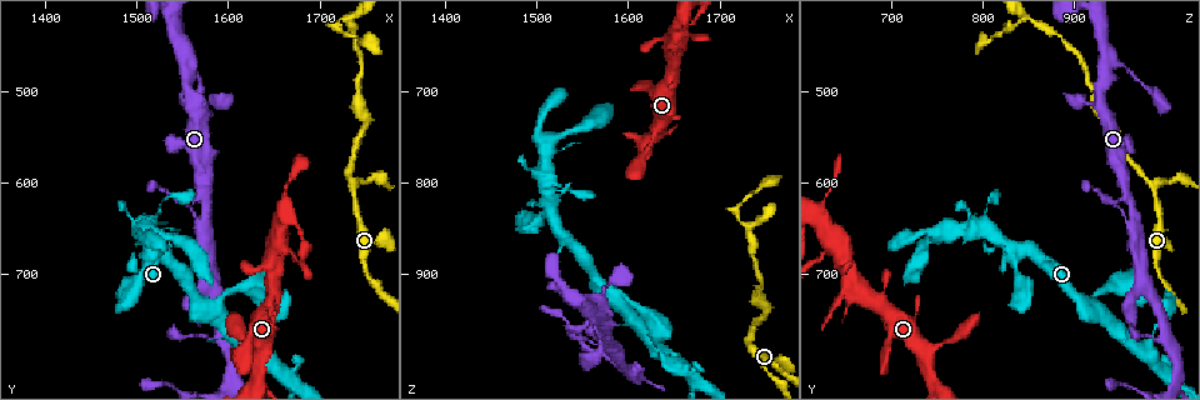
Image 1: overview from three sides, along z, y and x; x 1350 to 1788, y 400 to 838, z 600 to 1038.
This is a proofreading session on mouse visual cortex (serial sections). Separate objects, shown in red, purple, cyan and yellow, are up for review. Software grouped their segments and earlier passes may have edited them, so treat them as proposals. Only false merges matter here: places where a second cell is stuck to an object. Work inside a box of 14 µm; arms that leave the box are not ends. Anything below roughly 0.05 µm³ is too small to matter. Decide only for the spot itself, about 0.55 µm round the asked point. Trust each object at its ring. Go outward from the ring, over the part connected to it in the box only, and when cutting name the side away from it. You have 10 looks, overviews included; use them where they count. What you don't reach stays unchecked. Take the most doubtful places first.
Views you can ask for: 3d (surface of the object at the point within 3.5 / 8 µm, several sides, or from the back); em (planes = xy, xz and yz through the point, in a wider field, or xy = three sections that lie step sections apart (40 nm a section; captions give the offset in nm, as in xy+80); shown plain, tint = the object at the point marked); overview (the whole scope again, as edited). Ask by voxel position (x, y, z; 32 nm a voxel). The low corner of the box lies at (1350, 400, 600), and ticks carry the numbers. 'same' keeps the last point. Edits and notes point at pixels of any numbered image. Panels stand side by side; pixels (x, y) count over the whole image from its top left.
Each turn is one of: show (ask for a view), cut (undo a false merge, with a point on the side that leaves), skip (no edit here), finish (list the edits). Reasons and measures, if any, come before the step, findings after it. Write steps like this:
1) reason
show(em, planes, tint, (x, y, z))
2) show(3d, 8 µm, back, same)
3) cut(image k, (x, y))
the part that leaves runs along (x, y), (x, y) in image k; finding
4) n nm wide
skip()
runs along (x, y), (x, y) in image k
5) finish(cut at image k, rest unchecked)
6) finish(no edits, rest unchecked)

branch point
show(3d, 3.5 µm, (1575, 640, 965))

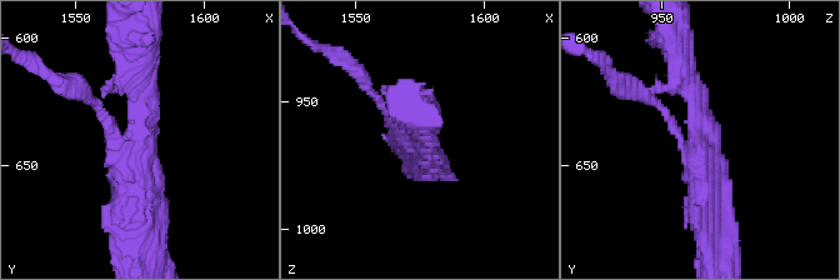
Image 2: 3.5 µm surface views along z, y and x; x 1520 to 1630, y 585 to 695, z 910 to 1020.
show(em, xy, step 5, tint, (1575, 641, 966))

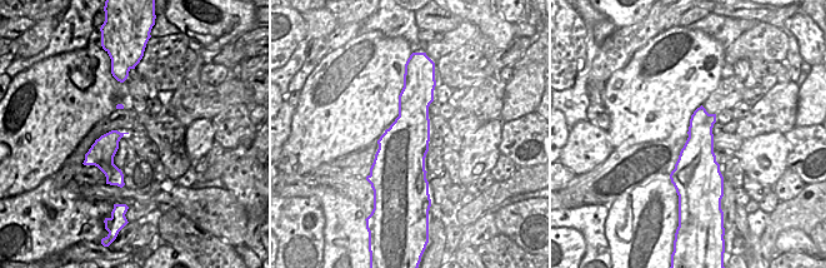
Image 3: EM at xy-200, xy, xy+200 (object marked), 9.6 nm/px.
3 arms; arms of 150, 250, 400 nm
skip()
runs along (679, 61), (701, 119), (710, 226) in image 2; one cell here

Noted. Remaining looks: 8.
side arm on a straight run
show(3d, 3.5 µm, (1740, 605, 990))

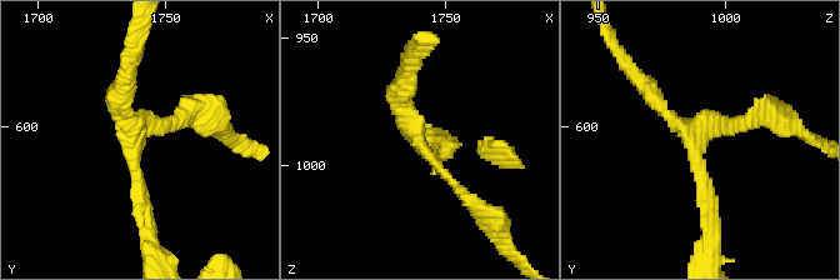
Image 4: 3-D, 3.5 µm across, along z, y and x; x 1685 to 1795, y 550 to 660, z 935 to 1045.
3 arms; arms of 150, 200, 200 nm
show(em, xy, step 2, tint, (1738, 607, 988))

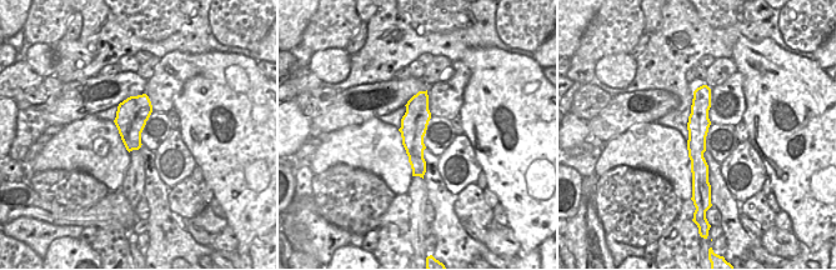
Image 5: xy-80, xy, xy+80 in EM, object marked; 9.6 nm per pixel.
show(em, xy, step 1, tint, same)

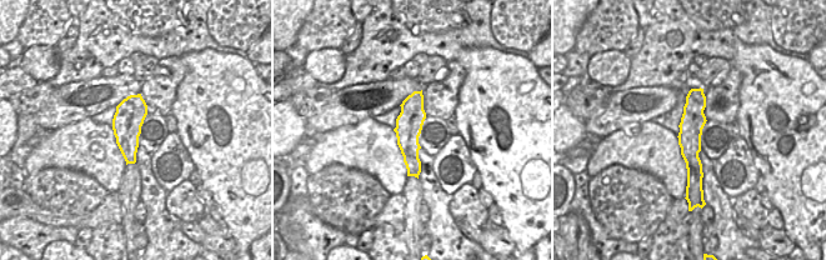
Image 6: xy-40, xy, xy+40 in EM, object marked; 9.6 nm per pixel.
260 nm wide
skip()
runs along (694, 91), (691, 159), (699, 184) in image 6; one cell here

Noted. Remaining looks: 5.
thin arm on a thick one
show(3d, 3.5 µm, back, (1530, 680, 860))

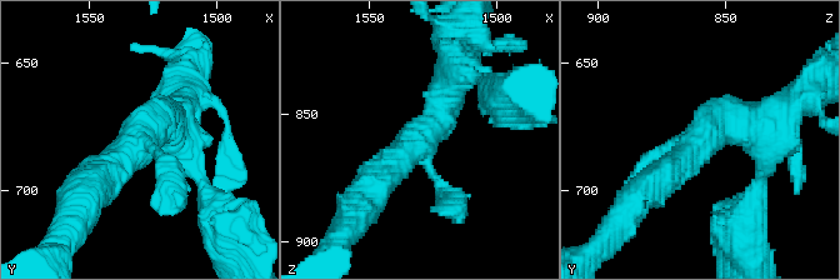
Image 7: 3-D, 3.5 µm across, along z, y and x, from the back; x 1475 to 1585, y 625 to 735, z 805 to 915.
3 arms; arms of 200, 400, 450 nm
show(em, xy, step 1, tint, (1529, 677, 858))

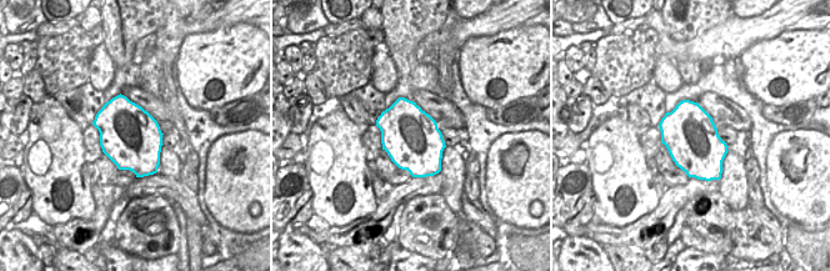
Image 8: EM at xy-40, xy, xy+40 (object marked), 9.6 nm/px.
skip()
runs along (640, 170), (714, 124), (771, 116) in image 7; one cell here

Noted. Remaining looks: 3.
show(3d, 3.5 µm, (1650, 720, 665))

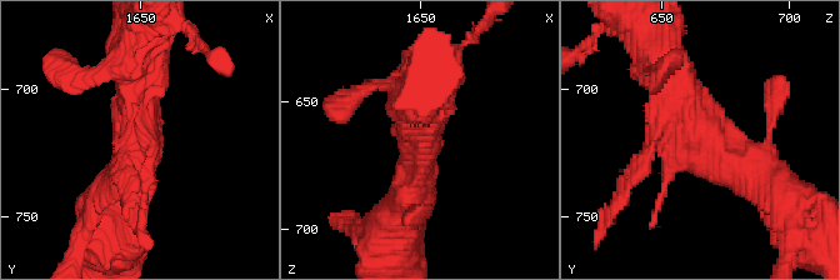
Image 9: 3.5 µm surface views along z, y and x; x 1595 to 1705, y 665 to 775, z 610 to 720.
shape alone is not enough
show(em, xy, step 2, tint, (1649, 720, 668))

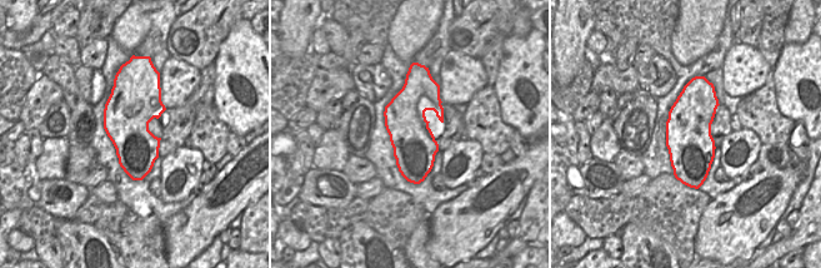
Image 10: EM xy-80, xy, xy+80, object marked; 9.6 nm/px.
skip()
runs along (771, 183), (720, 155), (669, 68) in image 9; continuous, no second cell

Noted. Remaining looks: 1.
finish(no edits, rest unchecked)

